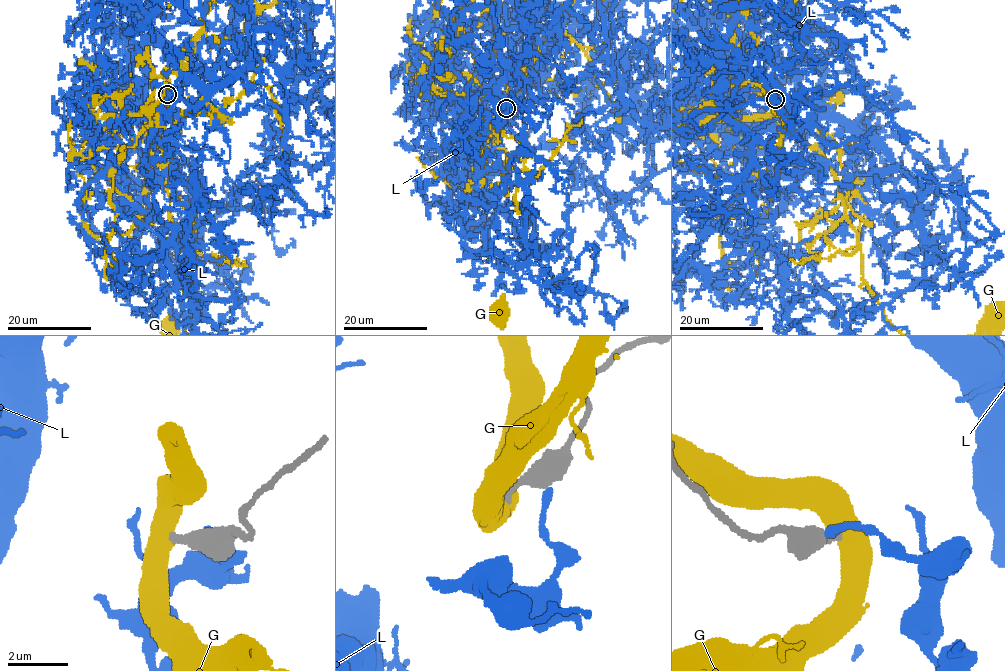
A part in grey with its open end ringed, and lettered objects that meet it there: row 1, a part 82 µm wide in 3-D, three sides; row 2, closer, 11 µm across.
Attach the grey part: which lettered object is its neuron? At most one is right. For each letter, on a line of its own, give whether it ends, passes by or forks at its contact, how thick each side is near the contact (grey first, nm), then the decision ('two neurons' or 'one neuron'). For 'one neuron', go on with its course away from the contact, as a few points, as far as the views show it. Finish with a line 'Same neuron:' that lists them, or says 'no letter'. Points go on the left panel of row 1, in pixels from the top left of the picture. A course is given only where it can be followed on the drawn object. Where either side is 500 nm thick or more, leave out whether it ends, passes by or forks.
G: 220/550 nm | two neurons
L: 500/240 nm | two neurons
Same neuron: no letter

